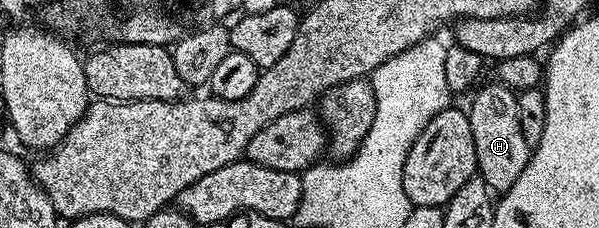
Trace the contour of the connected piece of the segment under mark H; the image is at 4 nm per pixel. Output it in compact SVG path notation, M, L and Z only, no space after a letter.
M492 80L488 86L481 86L474 91L475 99L472 100L467 110L467 119L473 128L473 144L477 148L477 164L479 165L477 174L485 180L485 184L492 192L502 196L509 188L513 188L513 184L517 184L517 176L525 172L533 147L525 144L525 136L521 133L521 120L517 120L518 93L510 90L498 80Z

